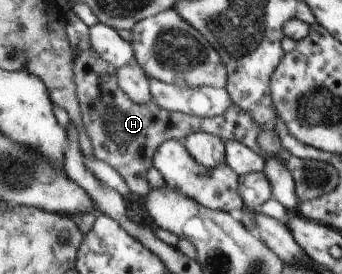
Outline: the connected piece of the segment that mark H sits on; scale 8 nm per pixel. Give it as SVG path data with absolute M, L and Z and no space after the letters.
M92 48L84 49L74 62L76 94L83 108L84 130L92 141L93 155L104 160L123 178L129 190L140 198L144 198L150 190L146 172L152 168L154 152L164 144L165 139L184 138L192 133L212 133L224 141L238 141L256 151L268 160L268 152L262 152L257 144L257 135L262 128L256 124L246 110L236 104L230 105L224 114L214 117L196 117L182 113L169 113L158 106L152 98L146 104L132 102L131 98L119 86L118 70L108 64L98 52Z

